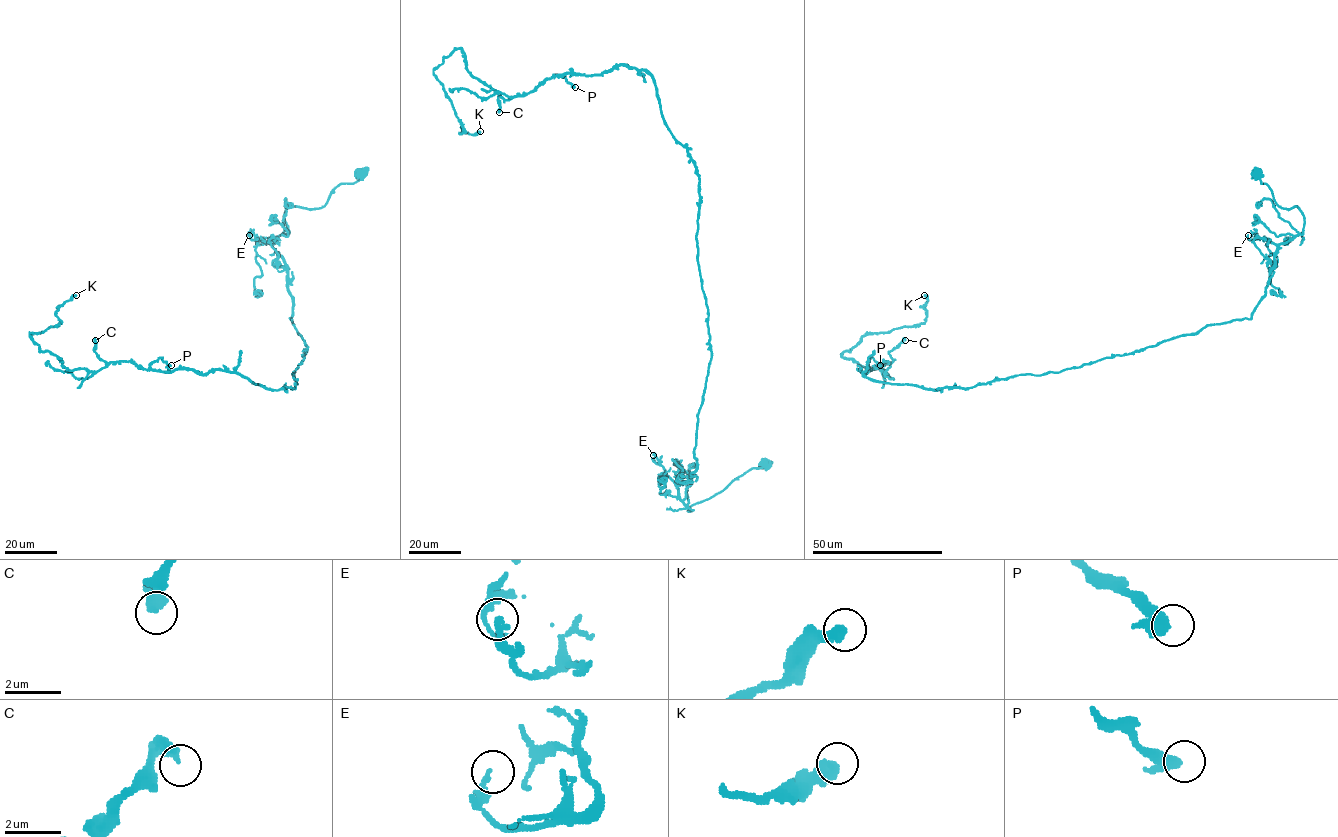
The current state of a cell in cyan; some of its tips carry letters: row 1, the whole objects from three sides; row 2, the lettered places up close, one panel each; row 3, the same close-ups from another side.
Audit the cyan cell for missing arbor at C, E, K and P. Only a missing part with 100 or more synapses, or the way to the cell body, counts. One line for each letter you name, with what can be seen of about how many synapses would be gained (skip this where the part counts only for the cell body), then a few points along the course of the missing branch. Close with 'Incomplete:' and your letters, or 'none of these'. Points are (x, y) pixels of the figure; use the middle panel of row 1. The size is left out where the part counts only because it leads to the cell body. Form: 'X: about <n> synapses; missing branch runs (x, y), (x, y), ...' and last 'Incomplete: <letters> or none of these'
Incomplete: none of these

